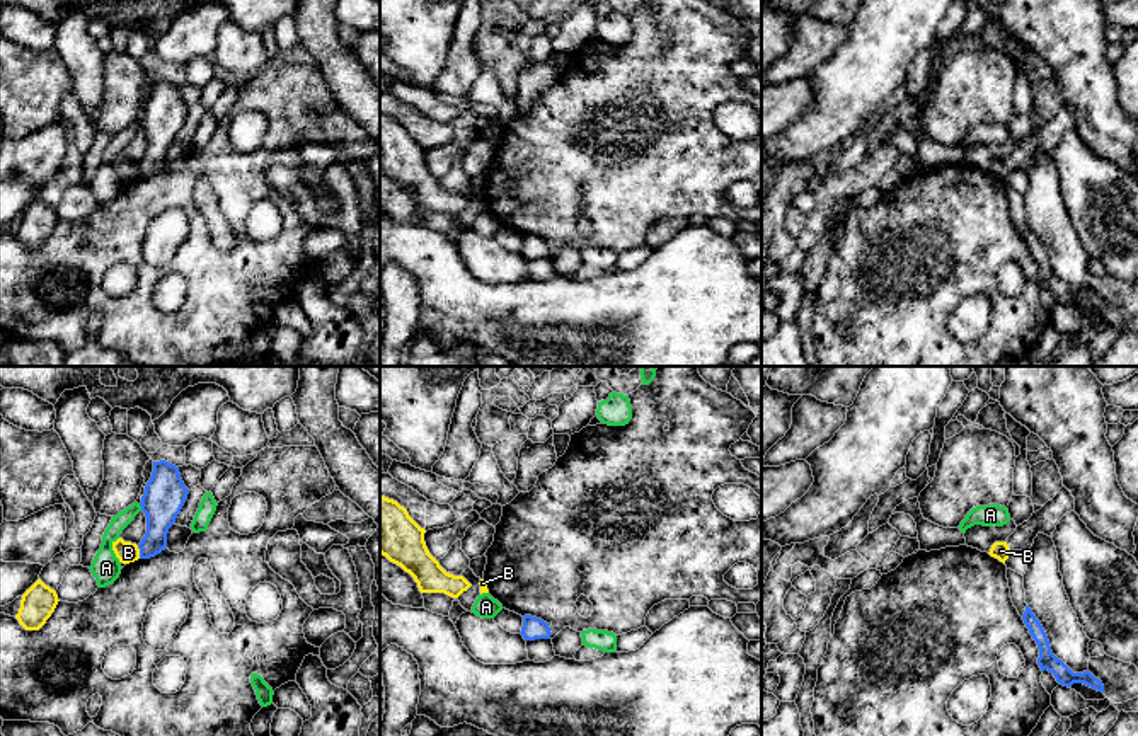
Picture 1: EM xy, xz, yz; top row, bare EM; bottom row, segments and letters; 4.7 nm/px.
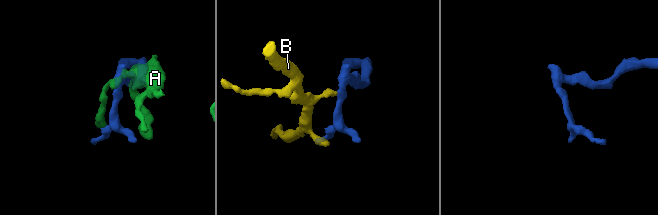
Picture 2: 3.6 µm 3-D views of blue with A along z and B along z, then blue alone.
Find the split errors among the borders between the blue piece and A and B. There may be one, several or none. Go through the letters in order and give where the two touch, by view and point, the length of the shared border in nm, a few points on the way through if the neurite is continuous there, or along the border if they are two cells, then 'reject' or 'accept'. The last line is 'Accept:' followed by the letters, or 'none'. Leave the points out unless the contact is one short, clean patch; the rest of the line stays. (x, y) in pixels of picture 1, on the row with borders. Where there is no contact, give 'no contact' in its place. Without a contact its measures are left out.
A: contact xy (142, 508); length 40 nm; reject
B: contact xy (140, 552); length 70 nm; border xy (137, 546), (140, 557); reject
Accept: none

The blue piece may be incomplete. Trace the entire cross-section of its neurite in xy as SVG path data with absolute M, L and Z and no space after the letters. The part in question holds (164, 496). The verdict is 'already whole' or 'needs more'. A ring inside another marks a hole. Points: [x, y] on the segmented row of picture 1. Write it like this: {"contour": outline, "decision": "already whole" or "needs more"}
{"contour": "M160 460L141 496L141 511L147 516L147 533L138 543L140 559L150 559L165 550L169 528L175 523L189 489L184 486L179 467Z", "decision": "already whole"}

